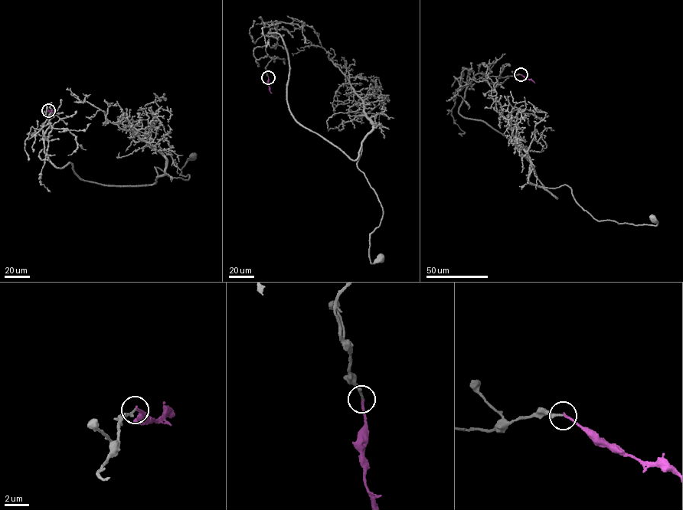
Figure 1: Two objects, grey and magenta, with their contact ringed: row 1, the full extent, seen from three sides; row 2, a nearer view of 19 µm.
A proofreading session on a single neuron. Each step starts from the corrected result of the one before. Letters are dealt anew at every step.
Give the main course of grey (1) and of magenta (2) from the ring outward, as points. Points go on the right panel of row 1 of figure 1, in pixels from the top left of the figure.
1: (521, 74), (478, 73), (459, 112), (504, 135), (557, 198), (544, 187), (568, 185), (599, 220), (653, 220)
2: (521, 74), (534, 83)

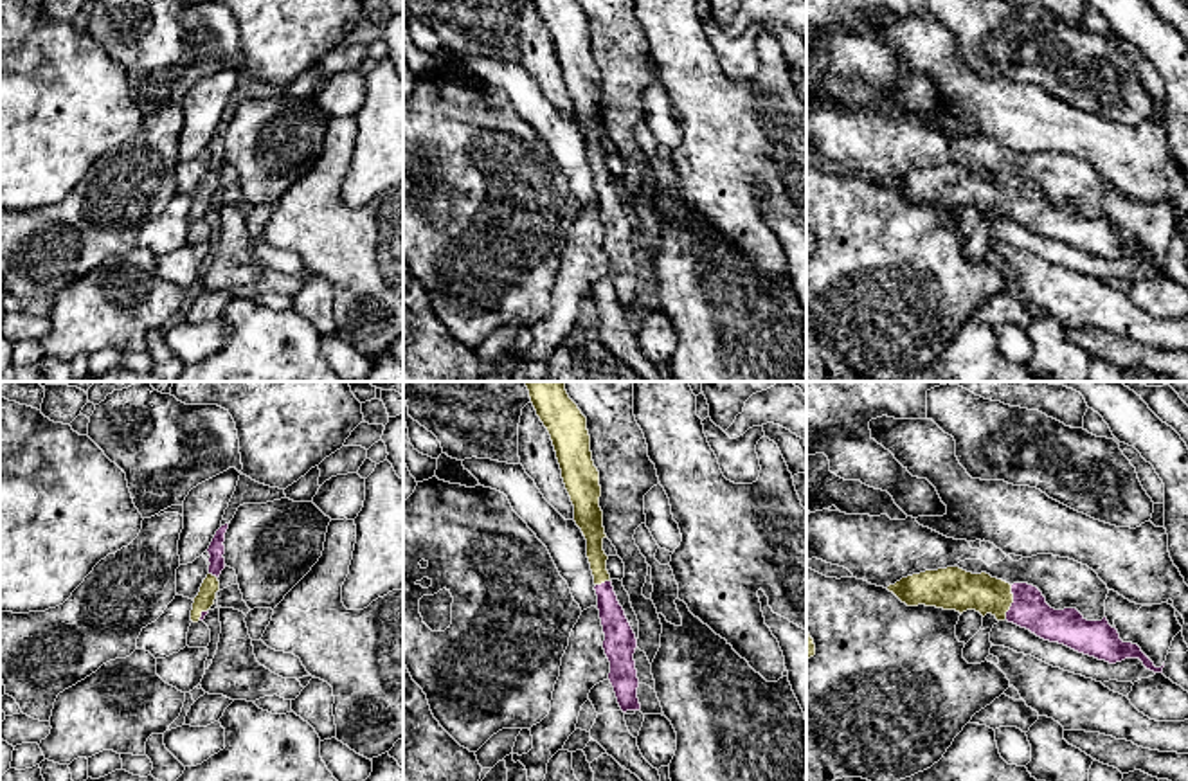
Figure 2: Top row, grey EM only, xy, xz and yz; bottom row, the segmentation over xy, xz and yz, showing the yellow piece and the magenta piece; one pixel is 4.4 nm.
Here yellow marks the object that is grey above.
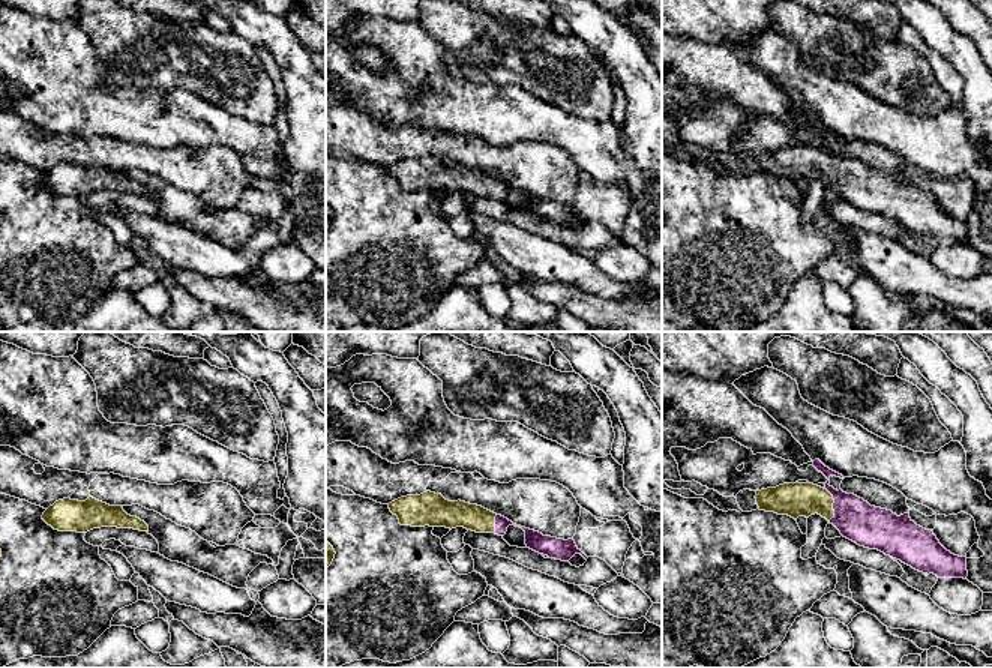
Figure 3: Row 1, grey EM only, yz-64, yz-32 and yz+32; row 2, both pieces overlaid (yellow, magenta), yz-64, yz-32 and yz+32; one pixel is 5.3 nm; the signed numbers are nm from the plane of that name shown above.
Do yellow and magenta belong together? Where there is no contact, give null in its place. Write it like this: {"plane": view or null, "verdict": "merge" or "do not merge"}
{"plane": "yz", "verdict": "merge"}

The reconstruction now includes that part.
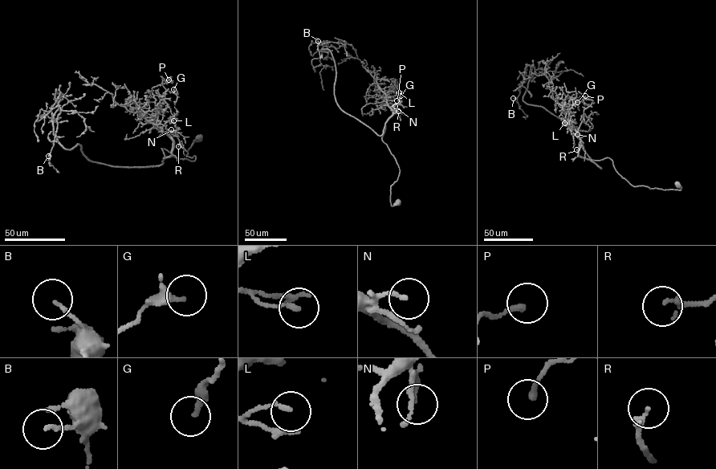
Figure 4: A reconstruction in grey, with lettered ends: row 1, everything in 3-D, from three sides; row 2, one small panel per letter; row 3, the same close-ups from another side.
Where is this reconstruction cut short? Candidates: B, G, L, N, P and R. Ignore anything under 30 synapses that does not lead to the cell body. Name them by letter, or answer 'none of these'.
none of these

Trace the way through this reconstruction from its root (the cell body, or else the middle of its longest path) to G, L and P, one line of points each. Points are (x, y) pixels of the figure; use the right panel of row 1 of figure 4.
G: (677, 185), (680, 190), (633, 186), (609, 158), (579, 155), (579, 136), (568, 120), (570, 99), (577, 102)
L: (677, 185), (680, 190), (631, 185), (619, 174), (609, 158), (588, 160), (579, 155), (579, 136), (564, 123)
P: (677, 185), (680, 190), (633, 186), (609, 158), (579, 155), (579, 128), (592, 102), (585, 95)

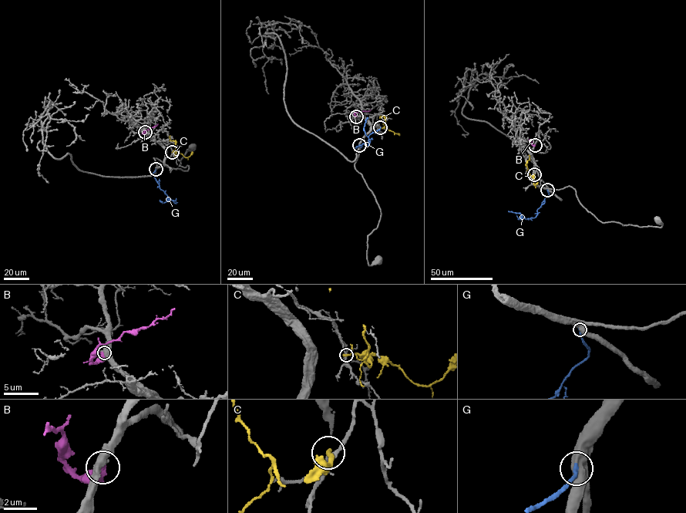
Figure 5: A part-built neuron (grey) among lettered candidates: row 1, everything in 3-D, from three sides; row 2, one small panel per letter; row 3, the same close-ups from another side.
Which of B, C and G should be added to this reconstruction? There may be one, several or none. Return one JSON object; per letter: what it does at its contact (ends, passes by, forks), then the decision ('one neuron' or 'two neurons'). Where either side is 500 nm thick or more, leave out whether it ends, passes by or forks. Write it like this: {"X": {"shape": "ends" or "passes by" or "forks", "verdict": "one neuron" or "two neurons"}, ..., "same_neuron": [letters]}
{"B": {"verdict": "two neurons"}, "C": {"shape": "ends", "verdict": "two neurons"}, "G": {"verdict": "one neuron"}, "same_neuron": ["G"]}

